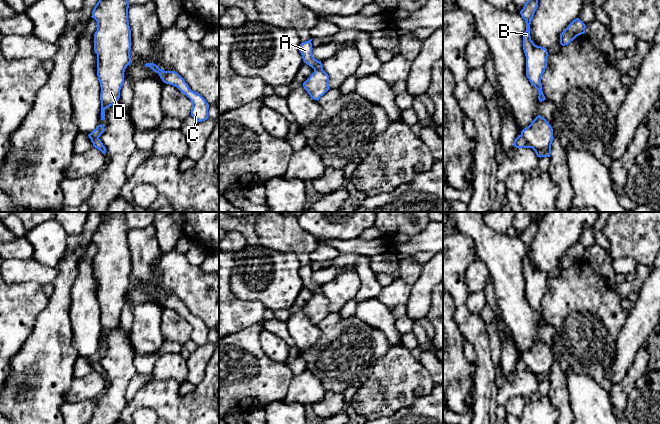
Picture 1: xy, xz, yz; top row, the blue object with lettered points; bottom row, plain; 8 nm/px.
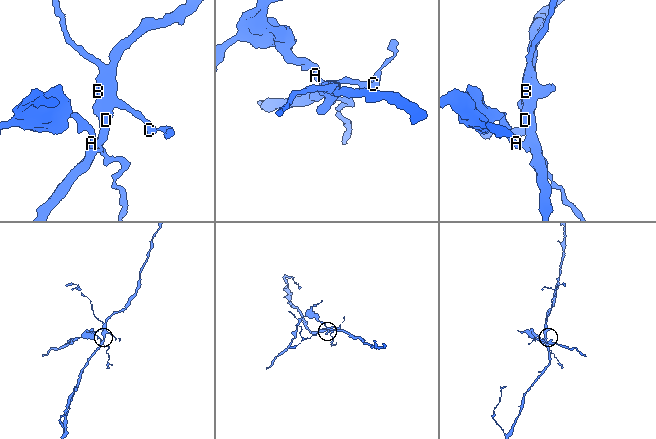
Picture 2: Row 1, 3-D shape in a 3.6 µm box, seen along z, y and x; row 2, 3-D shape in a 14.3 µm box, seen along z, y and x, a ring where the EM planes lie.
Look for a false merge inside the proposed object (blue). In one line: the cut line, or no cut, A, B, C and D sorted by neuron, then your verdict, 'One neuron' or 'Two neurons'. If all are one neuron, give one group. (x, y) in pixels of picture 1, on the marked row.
Split along yz (550, 148), (535, 151). Groups: A / B C D. Two neurons

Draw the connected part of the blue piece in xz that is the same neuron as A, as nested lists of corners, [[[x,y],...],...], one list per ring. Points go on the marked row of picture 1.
[[[312,39],[302,42],[299,51],[302,55],[304,63],[312,67],[314,70],[323,70],[321,61],[316,60],[312,55]]]

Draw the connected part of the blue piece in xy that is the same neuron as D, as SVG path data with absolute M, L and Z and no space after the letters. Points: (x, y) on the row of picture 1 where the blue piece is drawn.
M99 0L92 11L91 17L97 21L94 51L101 87L101 120L105 120L105 110L119 100L124 72L131 63L128 8L128 0Z

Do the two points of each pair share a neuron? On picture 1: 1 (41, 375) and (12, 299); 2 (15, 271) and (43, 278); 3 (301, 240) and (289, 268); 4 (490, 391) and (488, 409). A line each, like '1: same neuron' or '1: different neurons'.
1: different neurons
2: same neuron
3: different neurons
4: same neuron

